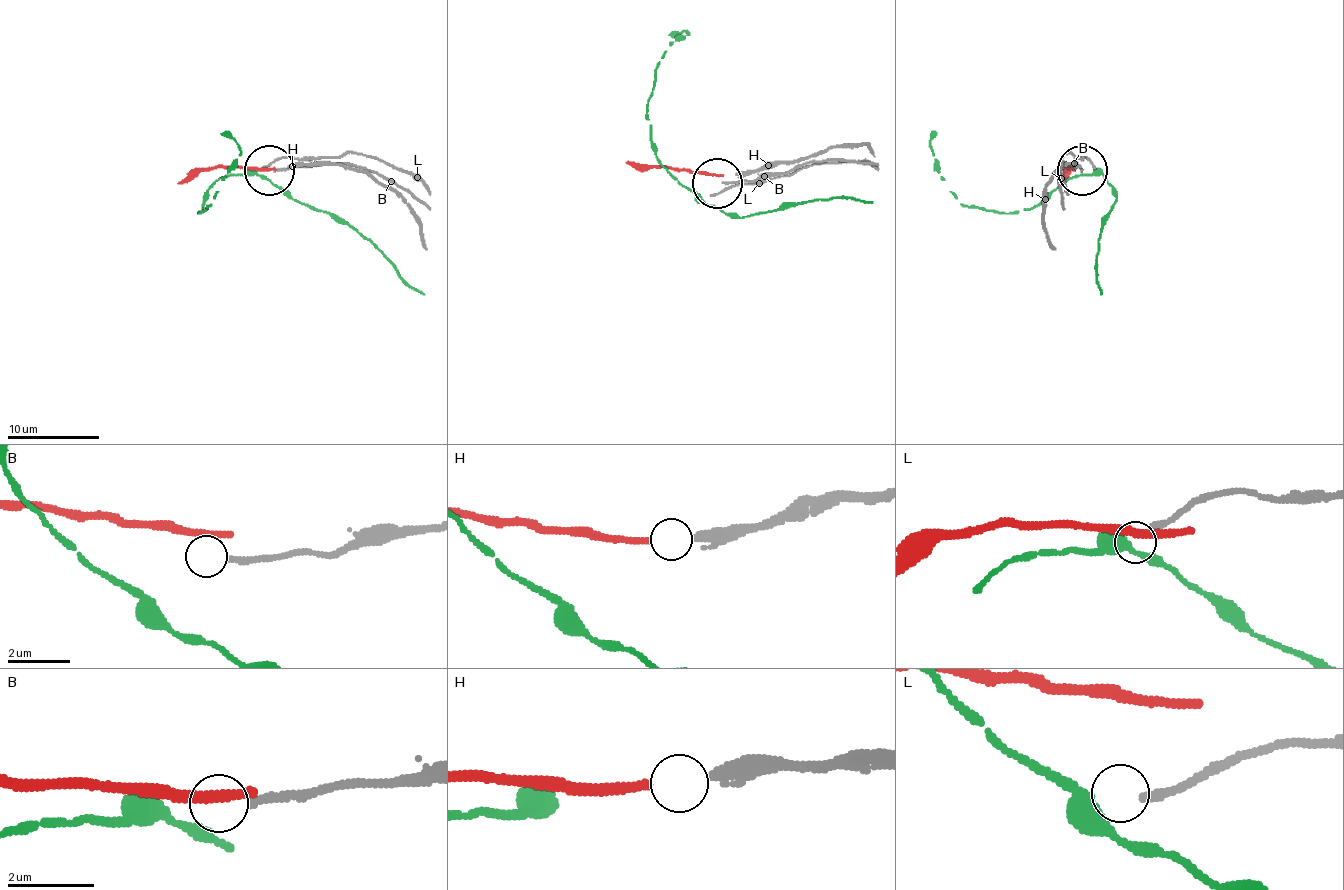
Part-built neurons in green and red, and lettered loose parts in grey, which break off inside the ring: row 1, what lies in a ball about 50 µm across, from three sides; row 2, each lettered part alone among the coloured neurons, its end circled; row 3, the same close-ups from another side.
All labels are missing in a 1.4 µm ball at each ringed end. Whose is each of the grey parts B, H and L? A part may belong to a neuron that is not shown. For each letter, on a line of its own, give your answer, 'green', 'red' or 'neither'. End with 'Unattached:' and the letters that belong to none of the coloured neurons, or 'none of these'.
B: neither
H: red
L: neither
Unattached: B, L

